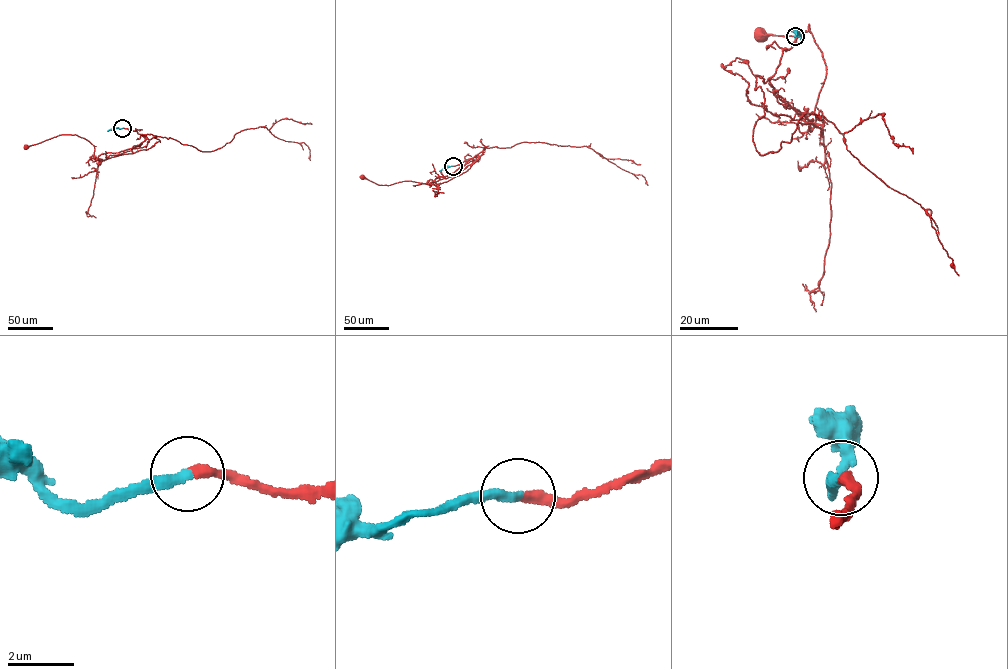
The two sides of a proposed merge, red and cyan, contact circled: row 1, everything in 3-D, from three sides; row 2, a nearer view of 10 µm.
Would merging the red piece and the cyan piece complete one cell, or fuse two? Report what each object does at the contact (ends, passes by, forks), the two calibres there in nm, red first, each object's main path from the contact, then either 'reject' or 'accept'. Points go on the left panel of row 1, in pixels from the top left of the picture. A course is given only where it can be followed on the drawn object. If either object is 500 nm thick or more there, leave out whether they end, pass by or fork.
red ends there; cyan ends there; 300 nm thick on the red side, 300 nm on the other; red runs (122, 128), (147, 138), (130, 148), (102, 153), (96, 159), (94, 146), (75, 134), (59, 135), (26, 146); cyan runs (122, 128), (107, 131); accept

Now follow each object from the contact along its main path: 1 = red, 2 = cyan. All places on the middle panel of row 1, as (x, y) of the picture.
1: (453, 166), (477, 155), (450, 174), (429, 183), (410, 181), (380, 185), (362, 176)
2: (453, 166), (439, 171)

